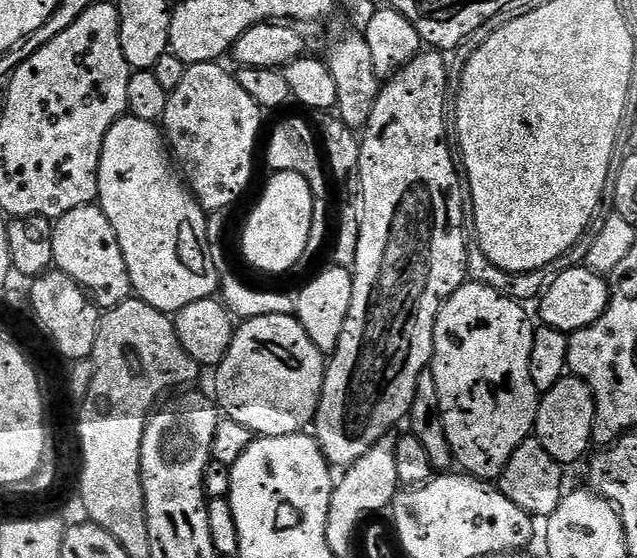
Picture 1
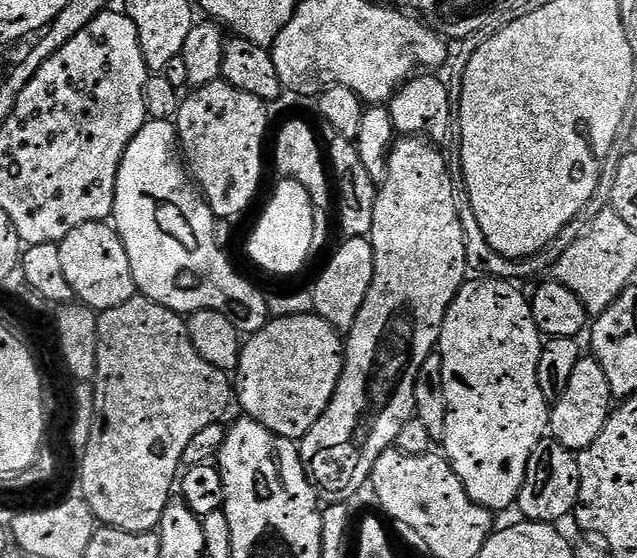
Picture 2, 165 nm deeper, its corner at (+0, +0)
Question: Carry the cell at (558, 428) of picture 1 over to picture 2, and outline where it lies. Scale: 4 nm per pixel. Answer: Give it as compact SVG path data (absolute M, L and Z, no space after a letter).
M585 355L578 362L578 366L574 366L574 374L570 374L570 382L566 382L564 393L551 405L551 435L562 446L579 454L594 443L598 434L602 434L613 408L614 397L610 390L610 382L606 380L606 370L602 370L595 356Z

